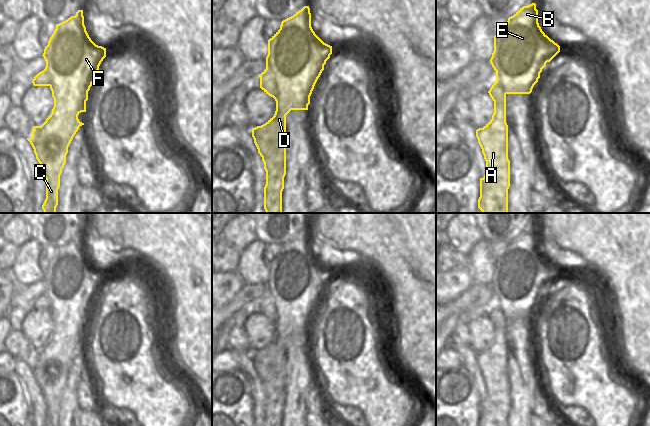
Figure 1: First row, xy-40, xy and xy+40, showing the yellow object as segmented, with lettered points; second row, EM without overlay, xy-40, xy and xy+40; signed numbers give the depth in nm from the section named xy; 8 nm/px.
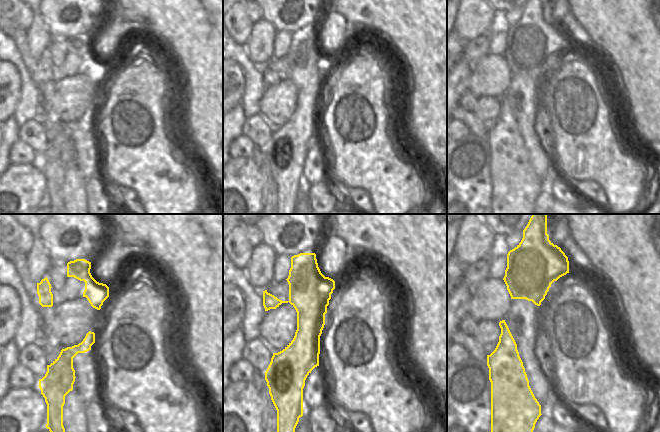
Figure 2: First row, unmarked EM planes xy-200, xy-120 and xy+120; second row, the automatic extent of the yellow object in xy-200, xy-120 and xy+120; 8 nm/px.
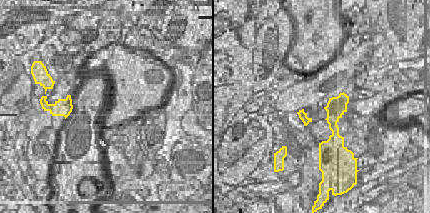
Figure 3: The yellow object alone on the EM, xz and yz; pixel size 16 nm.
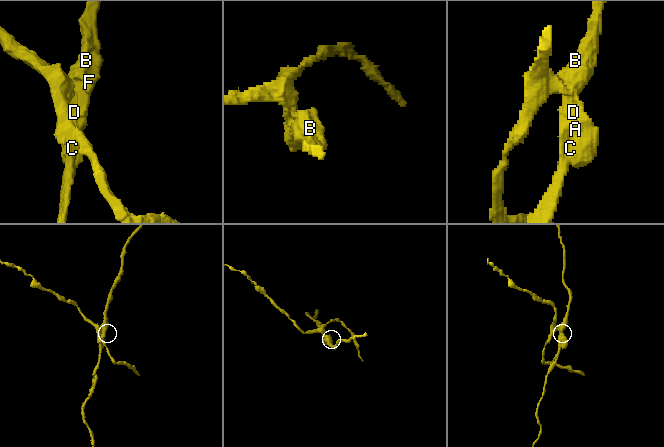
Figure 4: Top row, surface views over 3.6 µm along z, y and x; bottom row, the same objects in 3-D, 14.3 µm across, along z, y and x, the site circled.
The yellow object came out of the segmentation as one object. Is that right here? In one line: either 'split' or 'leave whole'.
split

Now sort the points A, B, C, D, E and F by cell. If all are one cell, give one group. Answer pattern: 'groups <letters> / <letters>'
groups A / B C D E F

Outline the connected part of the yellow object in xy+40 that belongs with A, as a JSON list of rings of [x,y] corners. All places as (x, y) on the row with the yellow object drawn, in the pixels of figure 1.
[[[495,82],[488,93],[494,101],[494,113],[483,128],[476,130],[476,137],[486,161],[486,173],[480,178],[478,208],[482,213],[508,213],[510,161],[506,93],[499,82]]]

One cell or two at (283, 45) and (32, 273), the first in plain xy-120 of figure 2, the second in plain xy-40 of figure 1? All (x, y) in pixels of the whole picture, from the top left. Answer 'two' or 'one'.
two

